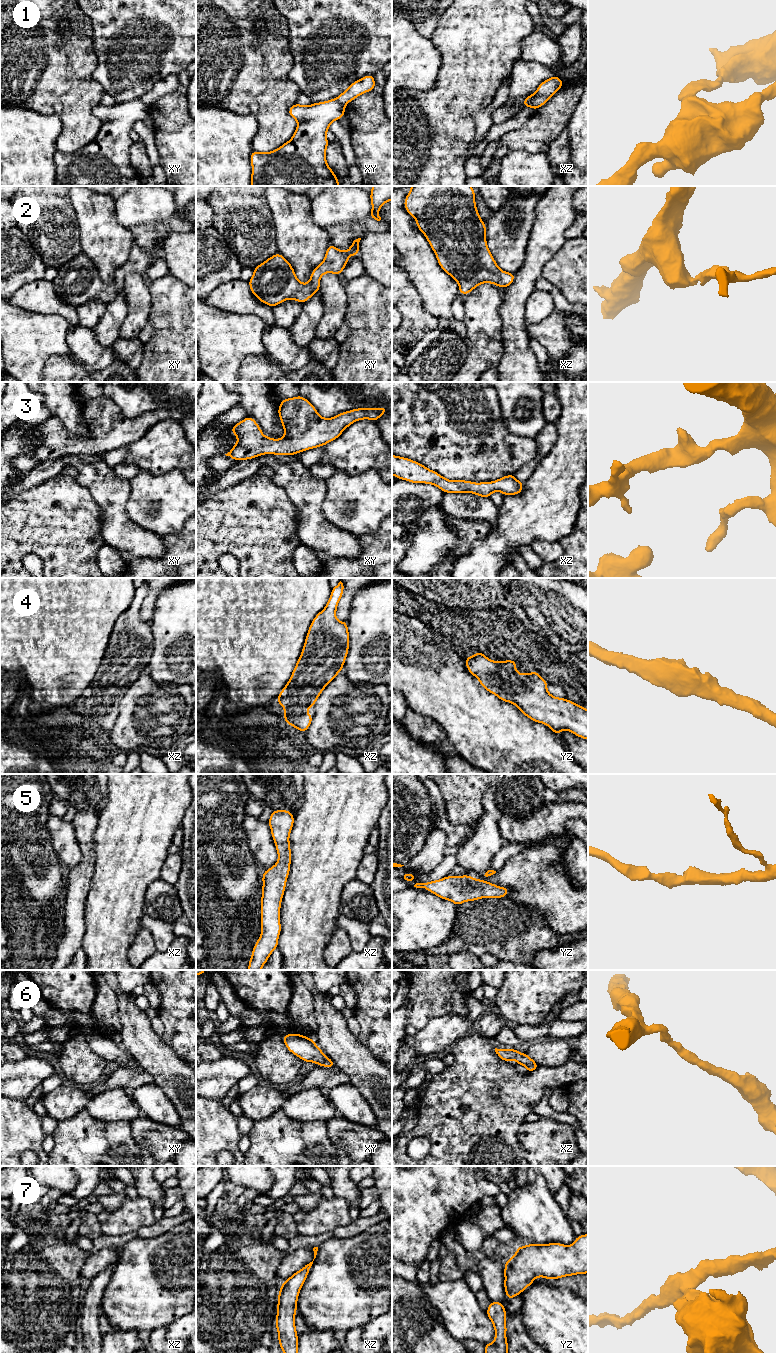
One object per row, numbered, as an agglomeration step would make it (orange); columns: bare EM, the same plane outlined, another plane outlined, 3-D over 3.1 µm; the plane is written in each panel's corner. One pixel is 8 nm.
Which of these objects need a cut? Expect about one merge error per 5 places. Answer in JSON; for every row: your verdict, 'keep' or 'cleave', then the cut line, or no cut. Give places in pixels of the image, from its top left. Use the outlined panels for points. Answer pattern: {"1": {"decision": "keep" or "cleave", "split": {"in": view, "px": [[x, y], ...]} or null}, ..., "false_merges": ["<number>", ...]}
{"1": {"decision": "cleave", "split": {"in": "xz", "px": [[536, 93], [532, 107]]}}, "2": {"decision": "keep", "split": null}, "3": {"decision": "keep", "split": null}, "4": {"decision": "keep", "split": null}, "5": {"decision": "keep", "split": null}, "6": {"decision": "keep", "split": null}, "7": {"decision": "keep", "split": null}, "false_merges": ["1"]}

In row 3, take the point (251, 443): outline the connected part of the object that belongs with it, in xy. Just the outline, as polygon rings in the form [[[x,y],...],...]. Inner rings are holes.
[[[304,397],[282,399],[278,407],[278,414],[285,430],[281,439],[273,439],[263,435],[261,428],[253,417],[246,417],[241,422],[233,425],[231,432],[238,438],[233,448],[225,454],[237,462],[259,457],[264,454],[273,455],[295,455],[309,449],[325,446],[327,443],[337,439],[342,432],[353,422],[363,419],[377,421],[382,414],[387,413],[387,408],[357,408],[335,415],[333,418],[321,417],[316,408]]]

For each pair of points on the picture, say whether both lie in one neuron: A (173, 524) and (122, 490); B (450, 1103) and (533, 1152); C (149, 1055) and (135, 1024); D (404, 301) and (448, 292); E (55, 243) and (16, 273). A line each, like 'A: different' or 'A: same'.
A: different
B: different
C: same
D: different
E: different

